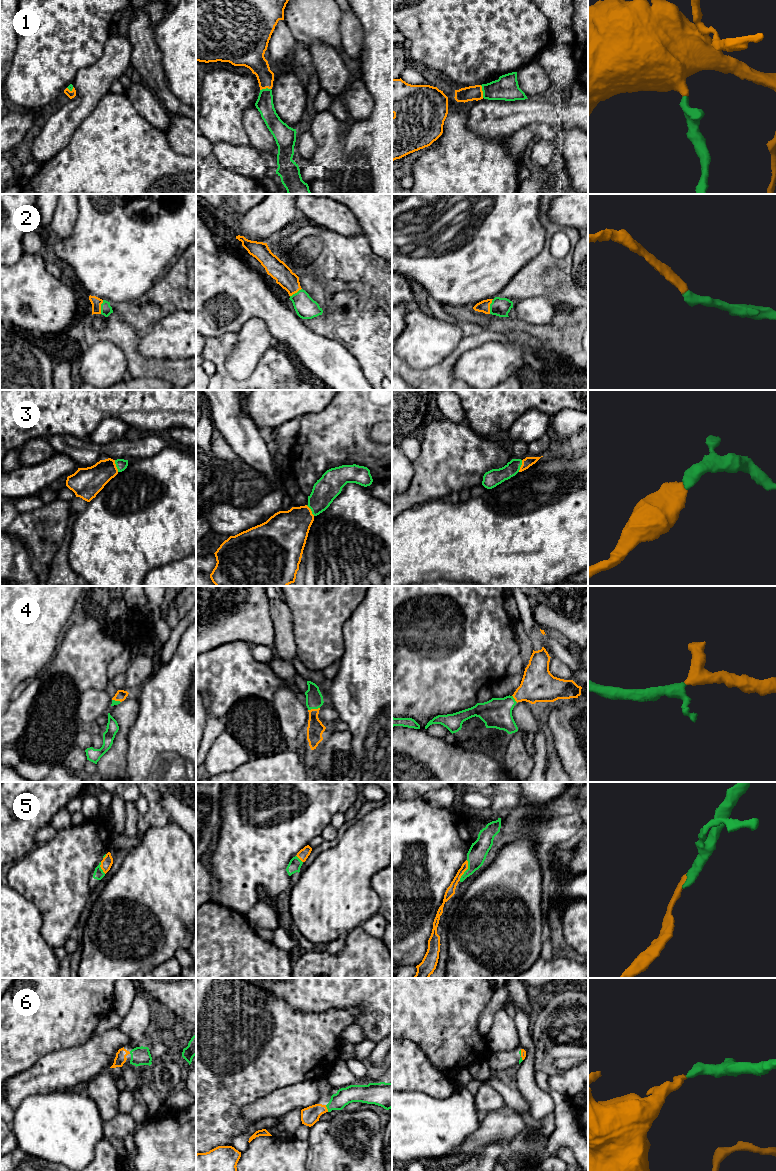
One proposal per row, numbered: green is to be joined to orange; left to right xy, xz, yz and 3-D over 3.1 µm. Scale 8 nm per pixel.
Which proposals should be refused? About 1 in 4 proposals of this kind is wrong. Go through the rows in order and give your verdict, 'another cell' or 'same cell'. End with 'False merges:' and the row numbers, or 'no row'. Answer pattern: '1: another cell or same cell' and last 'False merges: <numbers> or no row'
1: same cell
2: same cell
3: same cell
4: same cell
5: same cell
6: same cell
False merges: no row

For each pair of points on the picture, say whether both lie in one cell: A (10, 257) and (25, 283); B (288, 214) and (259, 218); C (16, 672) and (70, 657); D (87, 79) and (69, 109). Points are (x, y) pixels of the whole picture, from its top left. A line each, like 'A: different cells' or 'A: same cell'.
A: different cells
B: same cell
C: different cells
D: same cell

